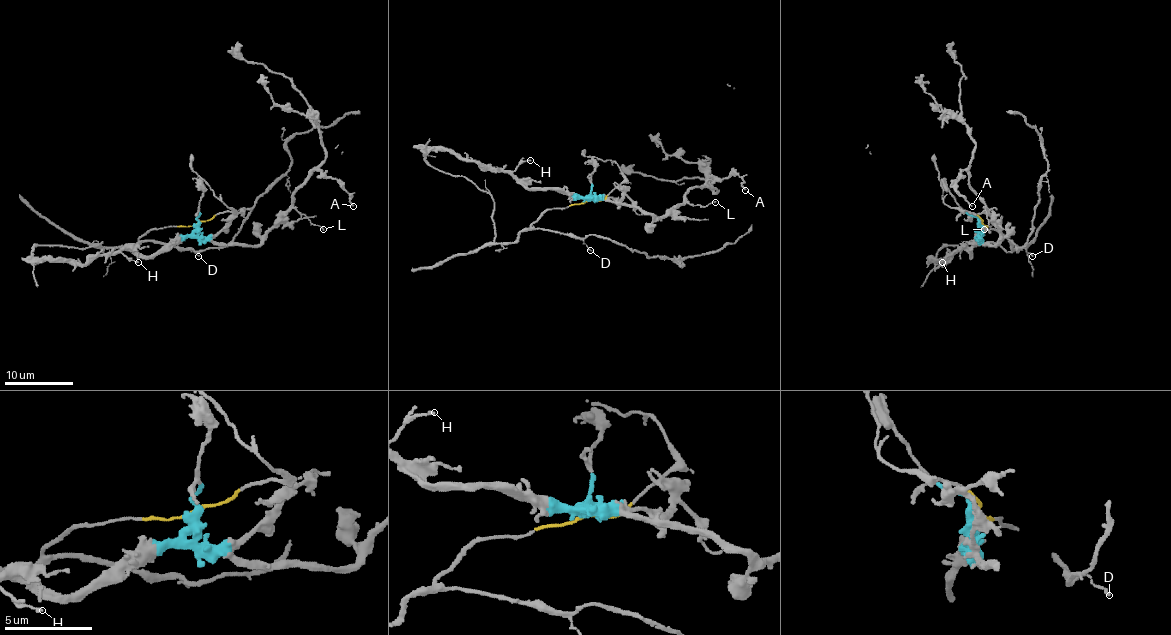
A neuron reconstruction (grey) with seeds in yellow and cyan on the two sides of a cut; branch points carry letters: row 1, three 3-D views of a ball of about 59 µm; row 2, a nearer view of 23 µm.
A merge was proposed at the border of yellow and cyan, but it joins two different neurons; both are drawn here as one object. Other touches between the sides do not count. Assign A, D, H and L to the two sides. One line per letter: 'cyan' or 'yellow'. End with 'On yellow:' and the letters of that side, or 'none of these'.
A: cyan
D: yellow
H: cyan
L: cyan
On yellow: D

